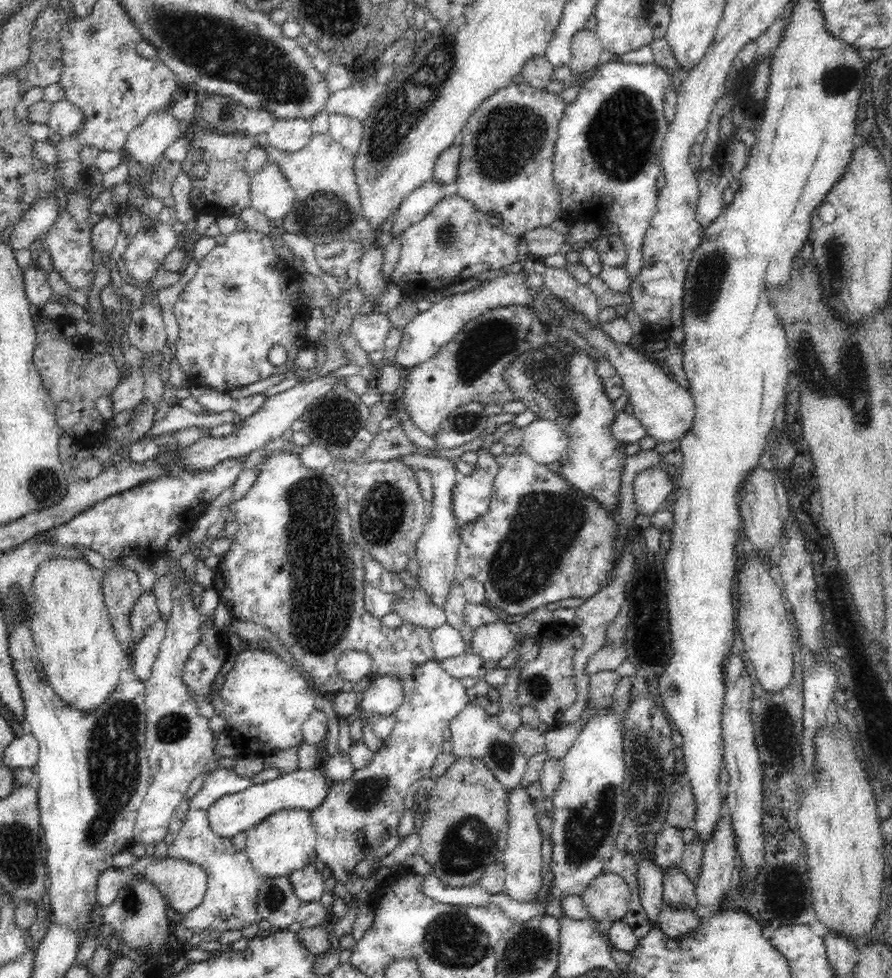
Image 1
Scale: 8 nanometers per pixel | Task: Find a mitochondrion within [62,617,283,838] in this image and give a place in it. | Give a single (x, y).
(173, 726)

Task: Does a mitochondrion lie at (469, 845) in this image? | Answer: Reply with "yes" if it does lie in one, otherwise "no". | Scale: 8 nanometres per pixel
yes

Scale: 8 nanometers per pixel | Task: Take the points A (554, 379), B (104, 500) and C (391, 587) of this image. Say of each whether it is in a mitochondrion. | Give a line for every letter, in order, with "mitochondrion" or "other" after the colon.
A: mitochondrion
B: other
C: other

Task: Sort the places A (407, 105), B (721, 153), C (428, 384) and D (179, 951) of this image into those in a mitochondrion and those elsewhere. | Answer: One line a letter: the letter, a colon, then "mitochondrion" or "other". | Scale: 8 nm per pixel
A: mitochondrion
B: other
C: other
D: other

